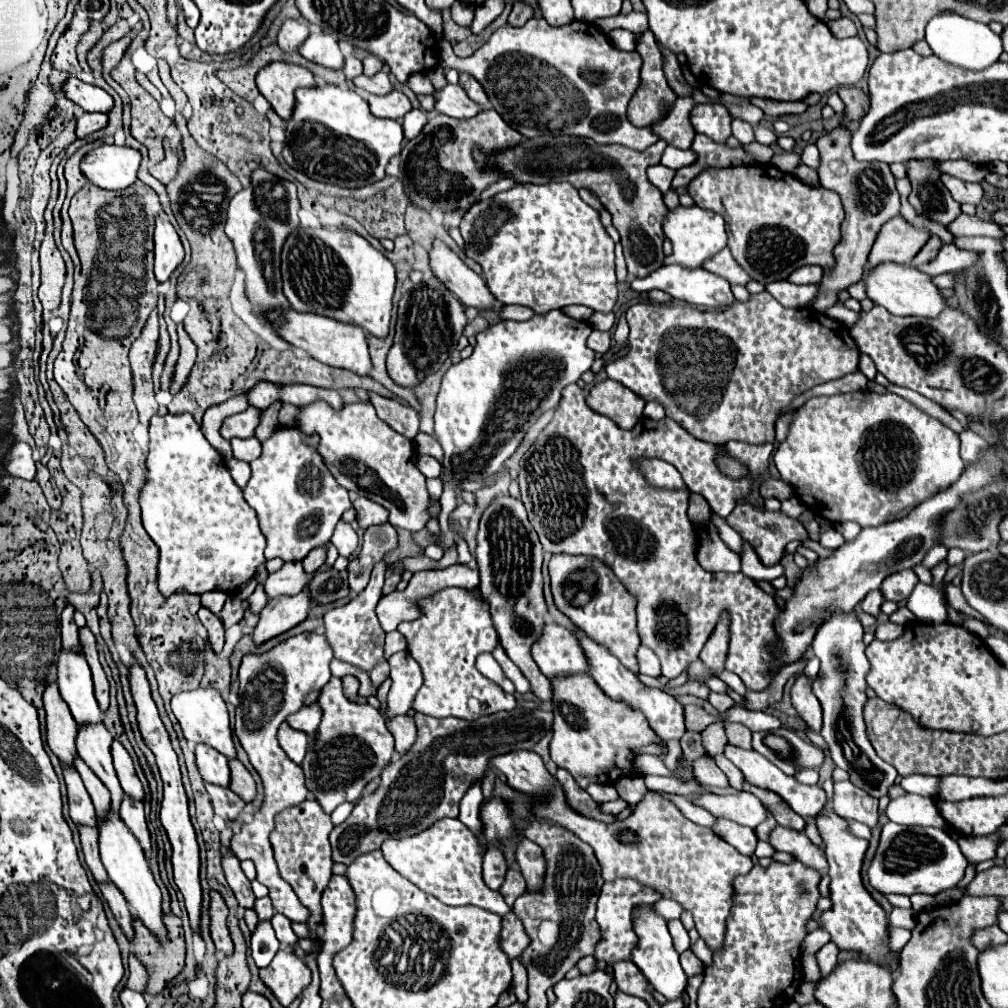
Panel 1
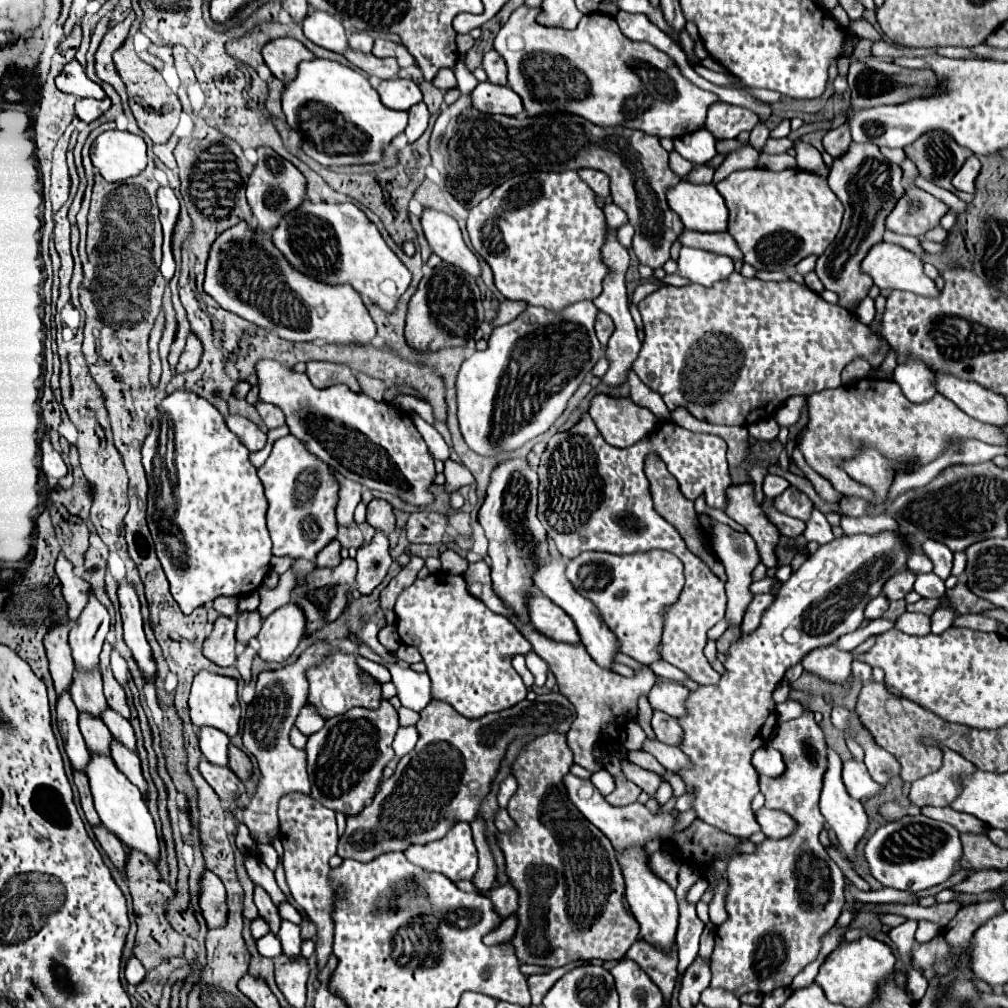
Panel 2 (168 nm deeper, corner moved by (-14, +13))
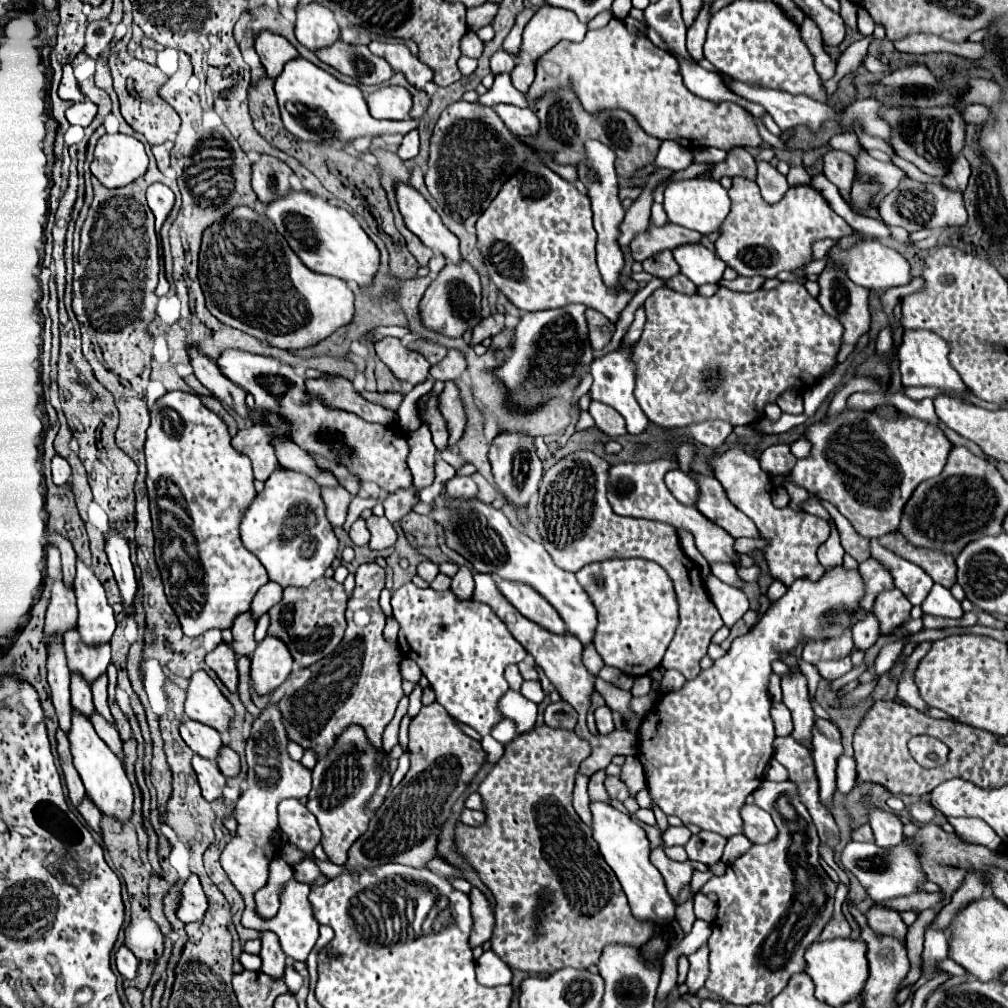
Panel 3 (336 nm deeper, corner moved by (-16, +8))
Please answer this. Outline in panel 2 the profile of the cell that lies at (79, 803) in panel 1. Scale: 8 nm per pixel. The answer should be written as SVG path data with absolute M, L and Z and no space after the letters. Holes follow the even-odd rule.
M64 693L58 699L56 713L58 713L58 731L64 739L64 747L66 747L68 759L72 763L72 769L86 773L86 761L90 761L90 753L88 753L82 733L78 729L78 711L74 709L72 697L68 693Z

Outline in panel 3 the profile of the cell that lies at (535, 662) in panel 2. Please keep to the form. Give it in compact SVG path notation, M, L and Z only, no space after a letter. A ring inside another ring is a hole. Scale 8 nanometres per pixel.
M532 680L524 682L522 688L520 688L520 694L522 694L524 698L528 698L530 702L534 702L534 704L540 704L540 702L544 700L544 692L542 692L542 688L540 688L540 682L532 682Z

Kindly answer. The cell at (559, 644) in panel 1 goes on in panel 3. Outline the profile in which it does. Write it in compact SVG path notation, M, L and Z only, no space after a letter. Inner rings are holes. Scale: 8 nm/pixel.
M502 580L498 584L500 592L506 596L506 600L528 620L536 622L538 626L554 632L554 634L564 634L564 622L560 614L546 602L542 594L538 594L532 586L528 584L518 584L518 582L508 582Z

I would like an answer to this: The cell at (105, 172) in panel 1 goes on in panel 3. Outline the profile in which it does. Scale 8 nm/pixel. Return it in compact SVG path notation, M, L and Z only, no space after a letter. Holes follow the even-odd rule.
M104 134L96 144L90 170L102 186L120 188L144 176L146 166L148 156L140 140L126 134Z

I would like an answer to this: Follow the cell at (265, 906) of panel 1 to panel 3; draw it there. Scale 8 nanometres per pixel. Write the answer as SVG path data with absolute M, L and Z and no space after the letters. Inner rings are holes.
M288 966L286 974L284 974L284 984L288 986L290 994L296 994L300 990L300 986L302 986L302 976L292 966Z

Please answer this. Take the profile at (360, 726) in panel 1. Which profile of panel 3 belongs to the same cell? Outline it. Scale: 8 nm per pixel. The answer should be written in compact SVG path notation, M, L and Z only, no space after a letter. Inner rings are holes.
M350 726L312 772L312 790L308 794L306 808L318 818L322 830L322 846L332 864L346 864L352 842L356 842L356 838L360 838L360 834L364 834L368 828L370 816L364 812L364 804L378 786L380 766L376 758L378 752L368 746L364 730Z

